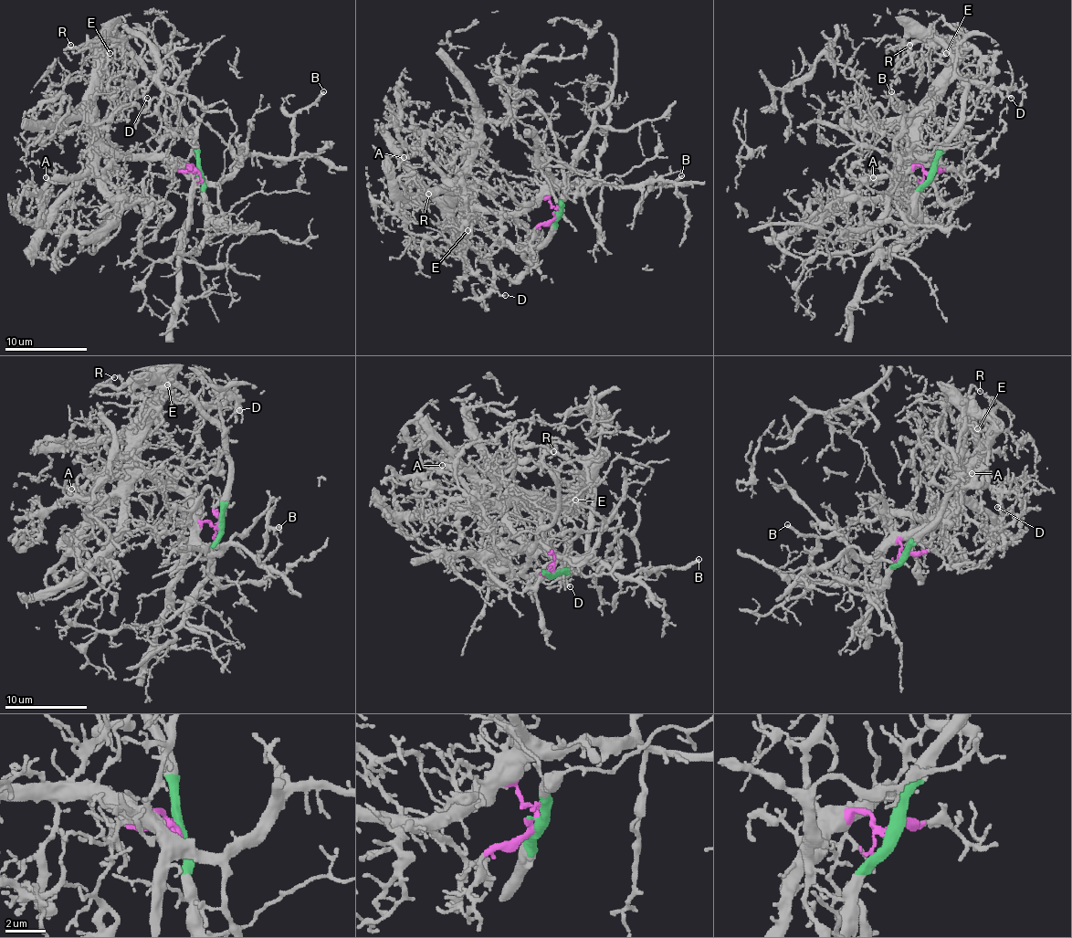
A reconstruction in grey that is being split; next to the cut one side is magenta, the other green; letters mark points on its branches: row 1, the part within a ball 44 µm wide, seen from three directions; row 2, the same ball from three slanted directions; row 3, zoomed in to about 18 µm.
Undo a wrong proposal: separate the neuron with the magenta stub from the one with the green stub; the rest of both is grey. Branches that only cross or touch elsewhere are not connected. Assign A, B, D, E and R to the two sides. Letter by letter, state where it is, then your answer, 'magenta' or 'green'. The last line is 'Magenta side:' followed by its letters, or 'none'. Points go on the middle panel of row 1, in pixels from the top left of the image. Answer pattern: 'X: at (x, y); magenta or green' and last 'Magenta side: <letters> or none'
A: at (404, 157); magenta
B: at (681, 175); magenta
D: at (505, 295); magenta
E: at (467, 230); magenta
R: at (428, 194); magenta
Magenta side: A, B, D, E, R

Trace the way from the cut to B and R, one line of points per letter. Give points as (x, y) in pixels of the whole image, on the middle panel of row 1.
B: (557, 215), (549, 203), (549, 194), (573, 182), (642, 186), (650, 177), (654, 188), (667, 188), (681, 175)
R: (557, 215), (547, 198), (511, 213), (460, 203), (456, 236), (460, 208), (425, 177), (429, 194)

